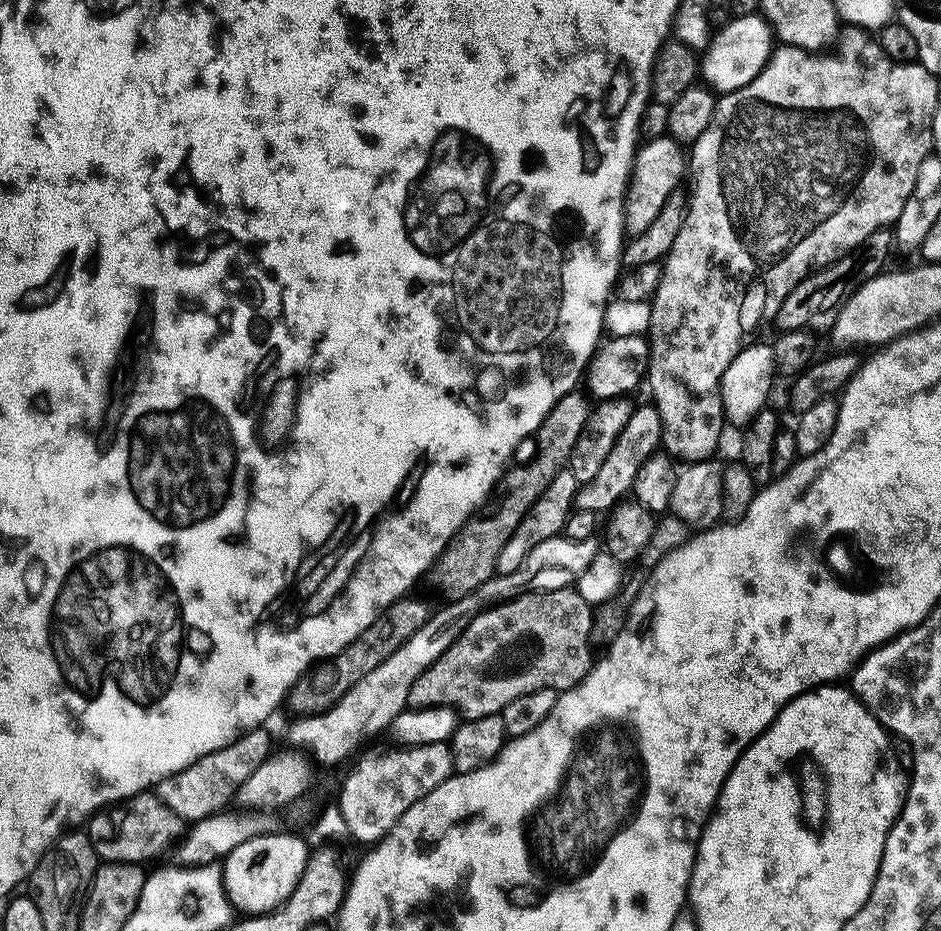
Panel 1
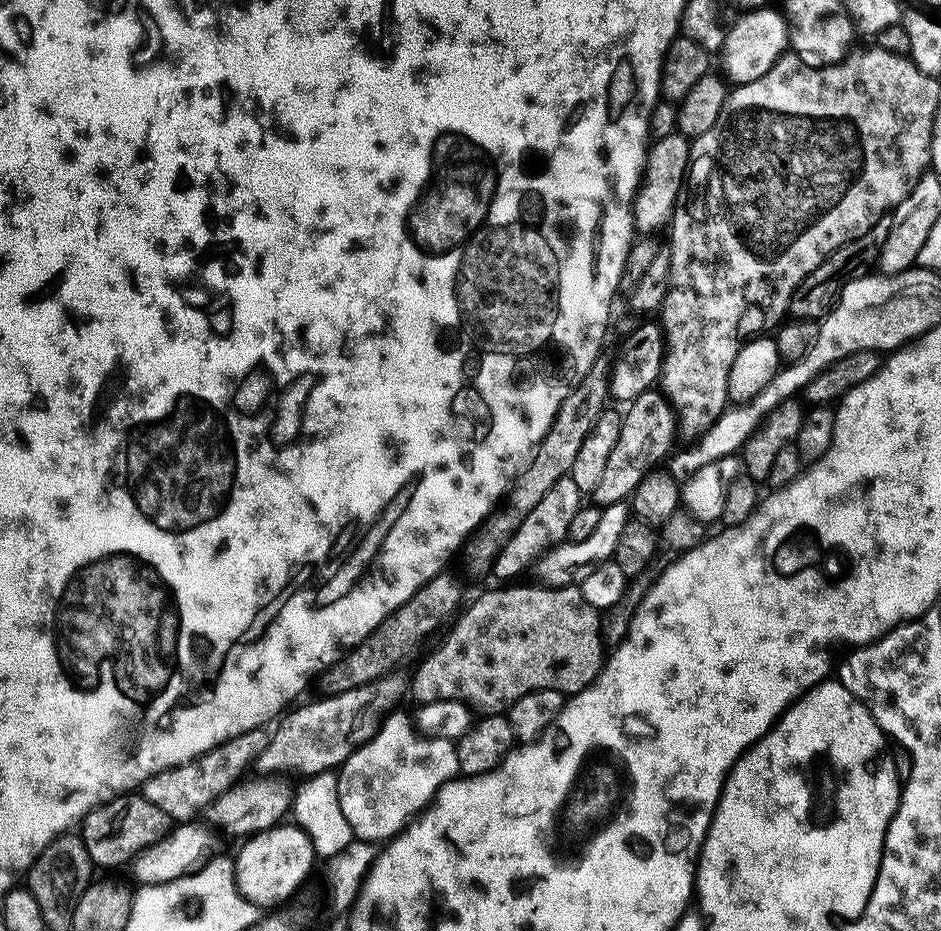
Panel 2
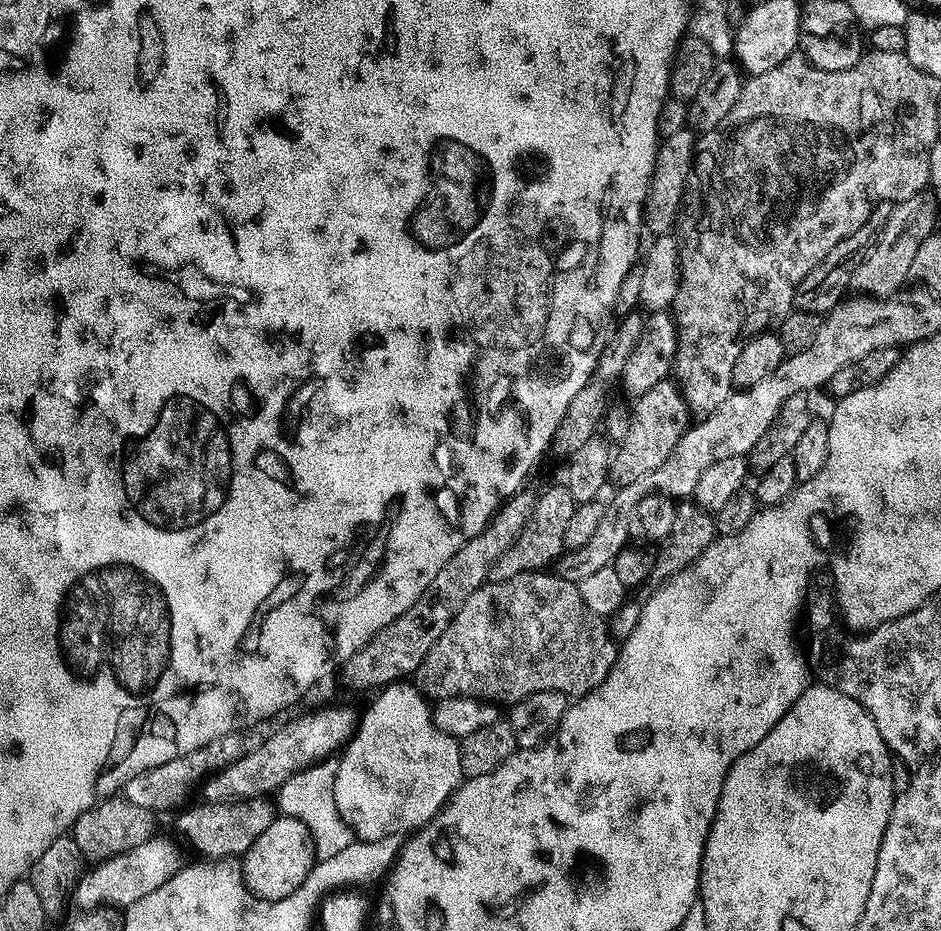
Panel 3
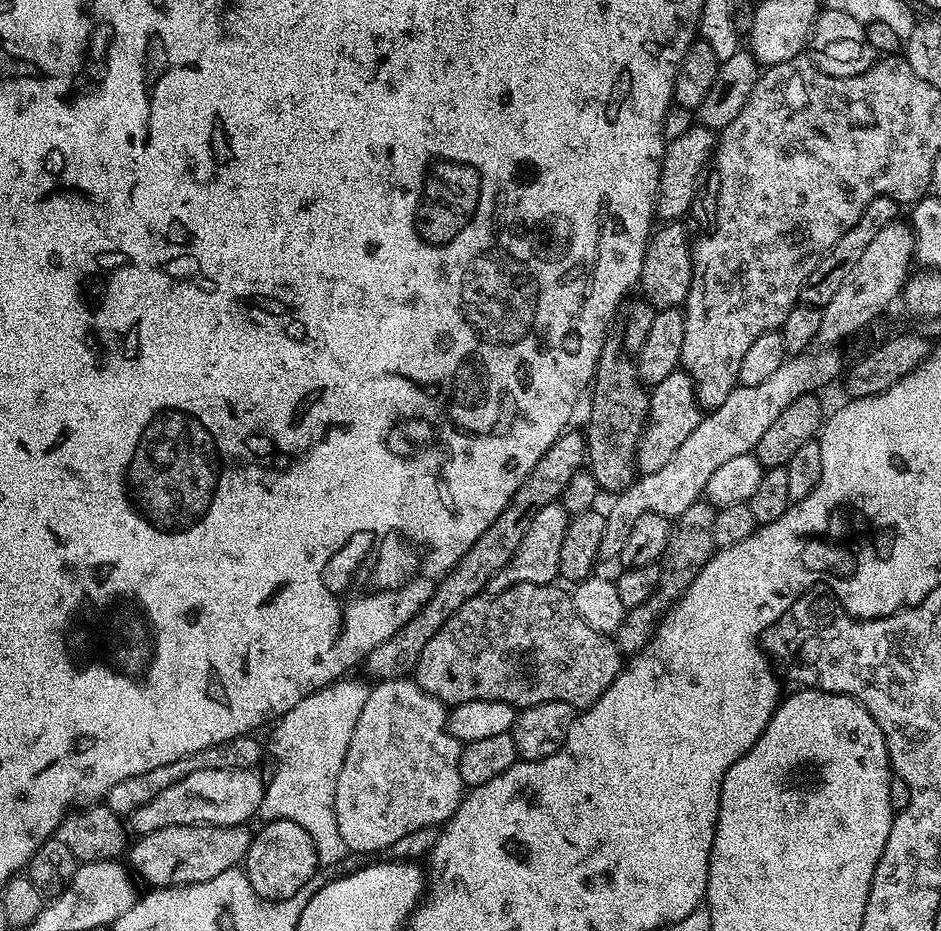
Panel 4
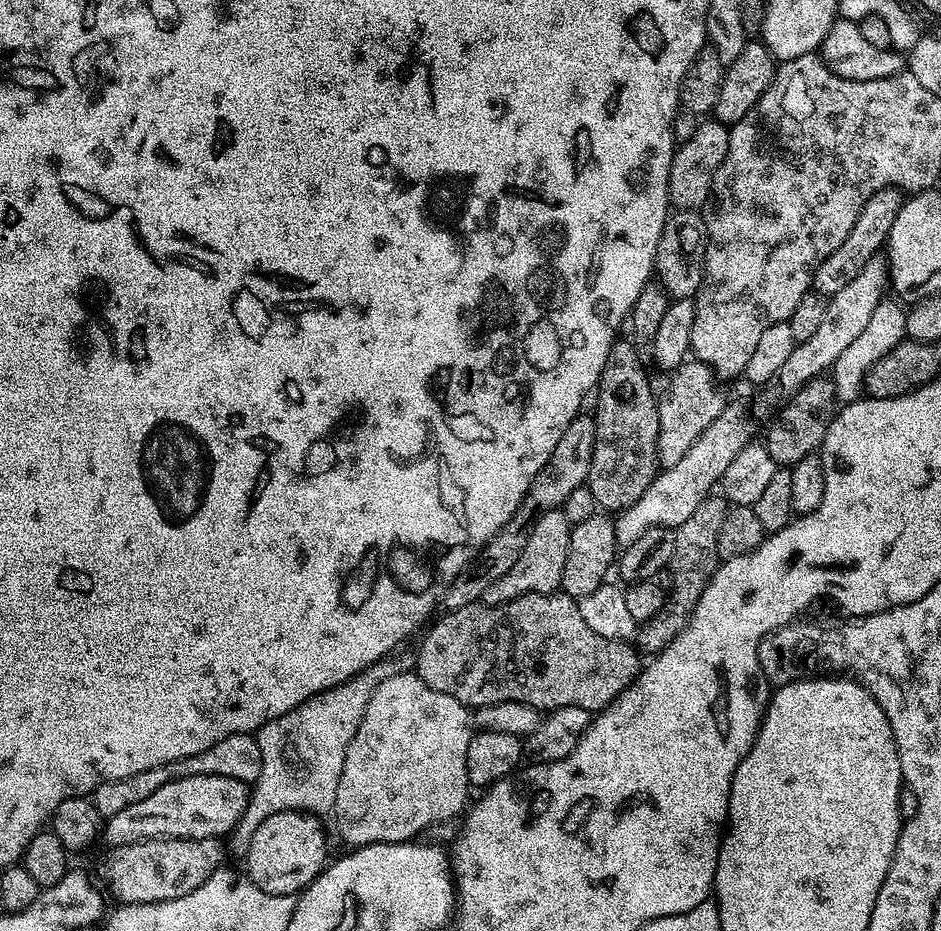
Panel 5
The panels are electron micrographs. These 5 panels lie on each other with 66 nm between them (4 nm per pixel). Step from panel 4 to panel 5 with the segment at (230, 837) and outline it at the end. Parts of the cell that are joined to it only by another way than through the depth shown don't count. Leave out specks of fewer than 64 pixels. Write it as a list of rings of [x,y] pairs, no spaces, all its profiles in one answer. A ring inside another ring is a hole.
[[[219,839],[215,840],[139,840],[137,844],[118,845],[111,849],[108,856],[108,888],[107,891],[117,896],[120,904],[153,904],[154,902],[166,902],[174,898],[182,898],[182,894],[190,894],[190,890],[198,890],[198,886],[202,886],[202,882],[206,882],[210,878],[210,874],[214,874],[217,868],[225,863],[224,852],[226,856],[226,848],[224,848]]]

